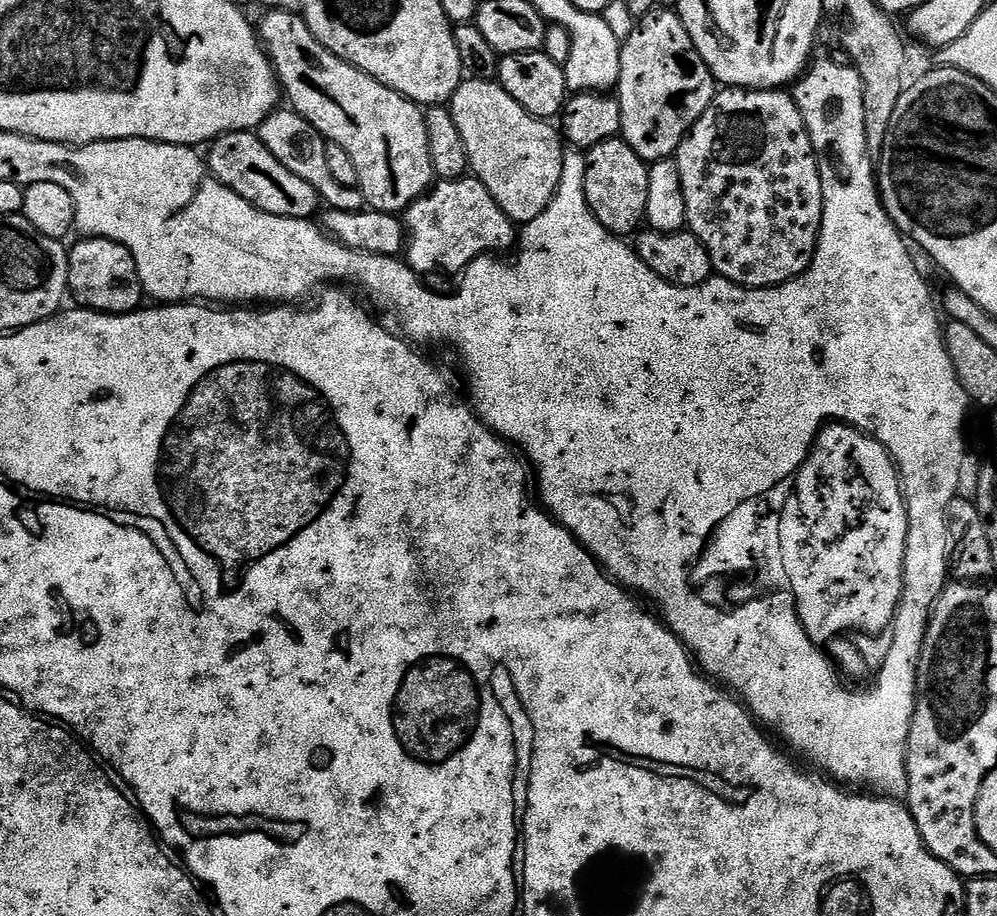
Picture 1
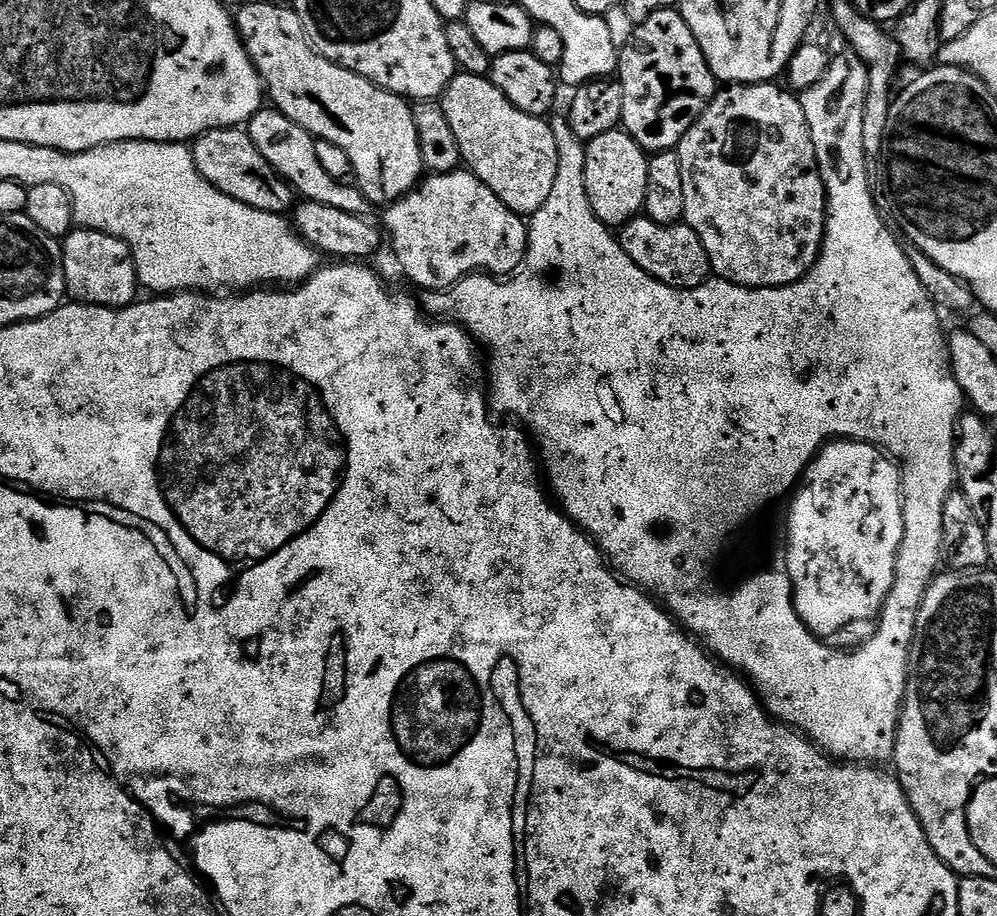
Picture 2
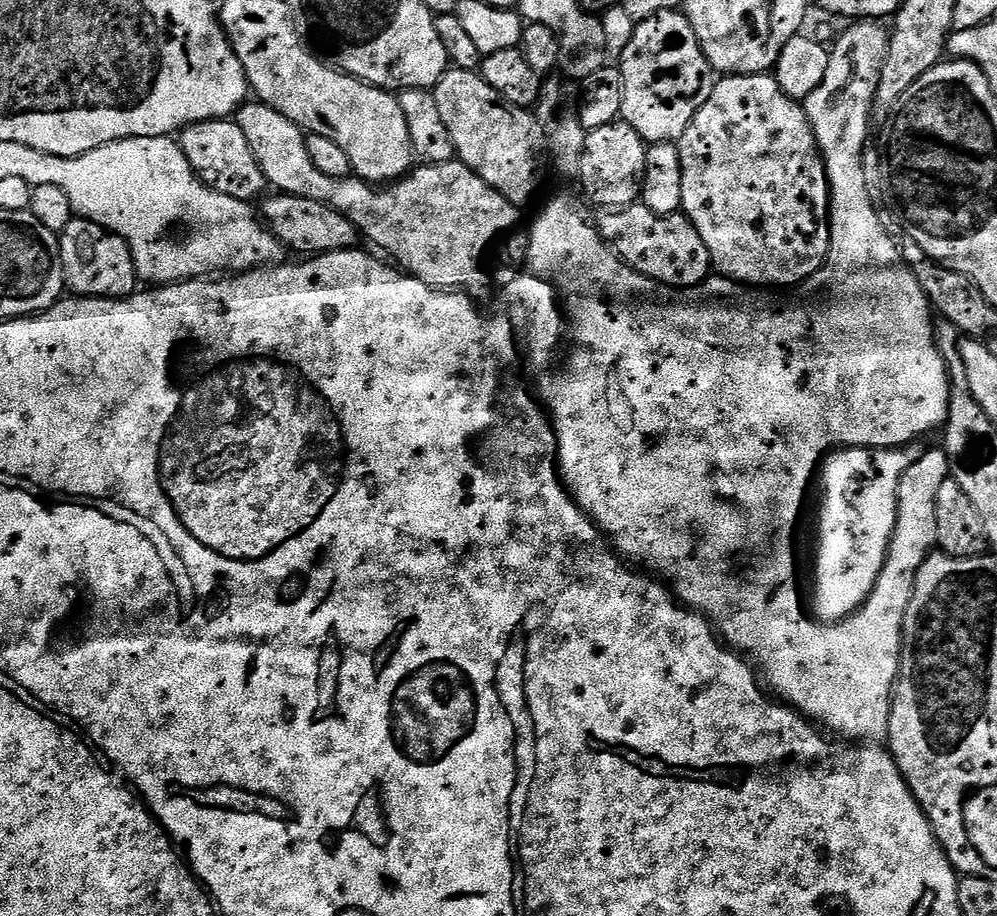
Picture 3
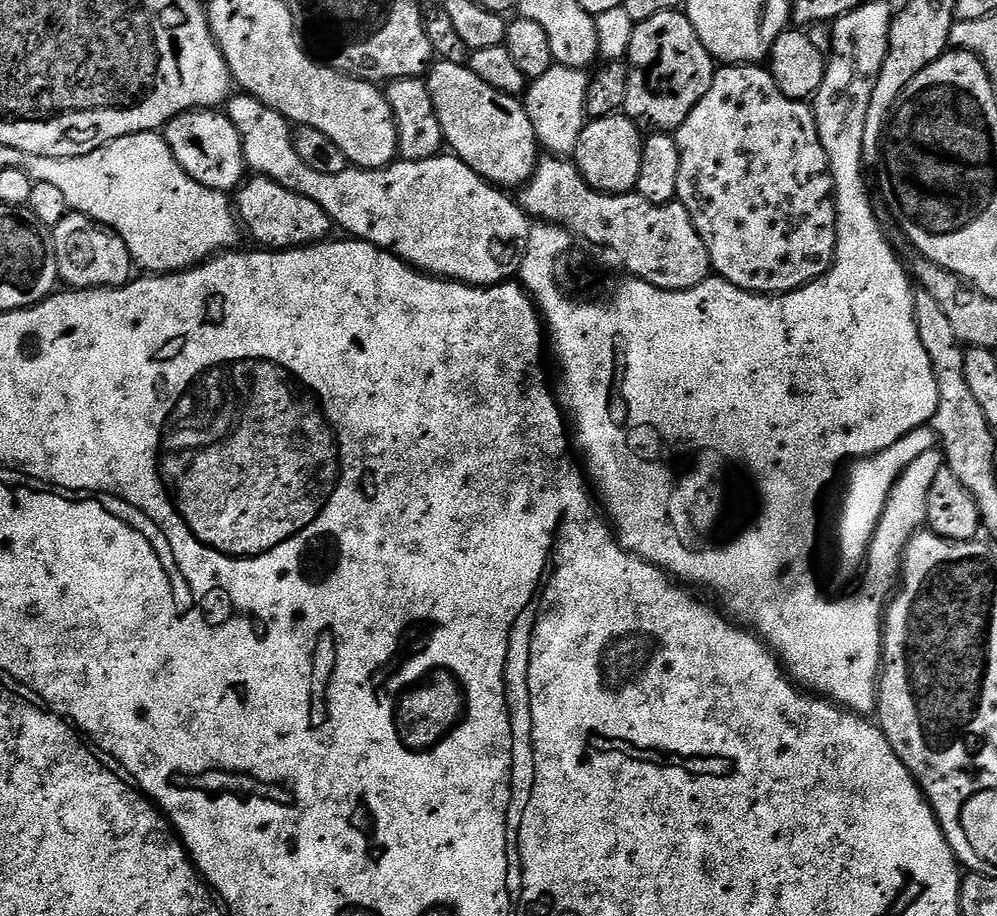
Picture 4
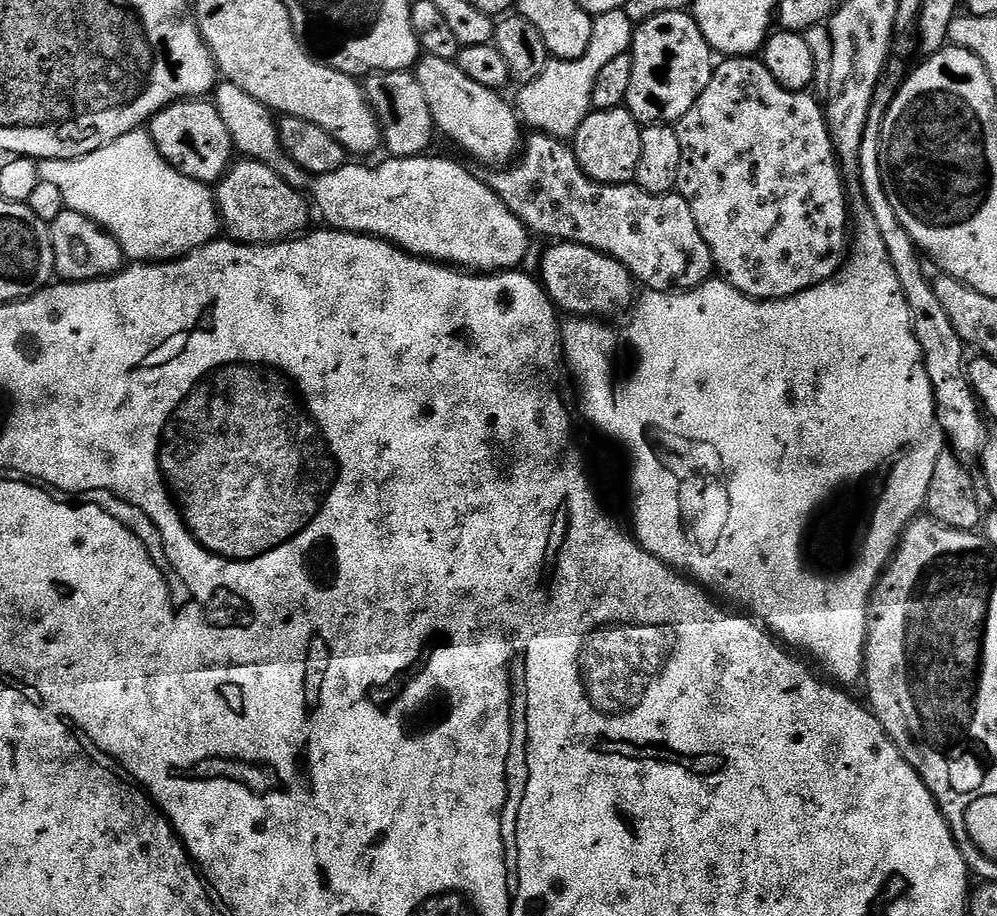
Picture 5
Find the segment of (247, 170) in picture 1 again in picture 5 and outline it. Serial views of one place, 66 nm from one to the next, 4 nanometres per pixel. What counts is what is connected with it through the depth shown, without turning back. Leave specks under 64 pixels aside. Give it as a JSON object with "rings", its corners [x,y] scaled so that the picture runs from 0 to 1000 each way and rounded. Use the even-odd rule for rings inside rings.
{"rings":[[[190,107],[166,115],[157,127],[148,132],[146,143],[168,179],[187,194],[202,197],[204,201],[213,203],[225,193],[234,178],[235,163],[231,146],[216,112],[208,108]]]}

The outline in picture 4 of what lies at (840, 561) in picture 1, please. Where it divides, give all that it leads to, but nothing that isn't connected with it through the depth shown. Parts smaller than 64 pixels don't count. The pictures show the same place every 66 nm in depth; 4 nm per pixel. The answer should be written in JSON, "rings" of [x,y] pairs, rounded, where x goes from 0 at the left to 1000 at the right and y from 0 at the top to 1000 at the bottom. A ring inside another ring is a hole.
{"rings":[[[933,465],[918,467],[897,483],[897,487],[876,492],[876,498],[858,503],[859,520],[855,520],[855,541],[851,541],[851,555],[847,559],[847,611],[851,611],[851,616],[859,616],[859,611],[867,607],[867,594],[871,594],[871,585],[875,585],[875,572],[879,572],[883,555],[890,555],[899,525],[921,500],[938,495],[942,485],[943,475]]]}

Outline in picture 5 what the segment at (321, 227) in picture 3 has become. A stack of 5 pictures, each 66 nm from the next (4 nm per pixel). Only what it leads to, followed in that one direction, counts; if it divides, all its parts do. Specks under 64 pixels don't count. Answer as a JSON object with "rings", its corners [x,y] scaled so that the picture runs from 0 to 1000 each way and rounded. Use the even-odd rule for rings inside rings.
{"rings":[[[238,174],[216,202],[215,213],[224,252],[238,266],[278,266],[310,248],[311,223],[306,211],[288,201],[271,181],[258,175]]]}

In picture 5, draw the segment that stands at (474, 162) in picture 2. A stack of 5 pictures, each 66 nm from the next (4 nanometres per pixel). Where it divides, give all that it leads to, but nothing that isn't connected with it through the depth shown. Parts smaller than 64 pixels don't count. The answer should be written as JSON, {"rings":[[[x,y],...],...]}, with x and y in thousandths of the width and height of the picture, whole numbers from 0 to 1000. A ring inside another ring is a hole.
{"rings":[[[422,60],[416,75],[419,85],[419,94],[427,102],[427,112],[431,116],[431,124],[435,129],[440,147],[450,148],[465,166],[470,166],[477,175],[485,179],[497,179],[493,181],[510,181],[519,174],[524,162],[524,148],[522,153],[522,140],[524,132],[515,115],[505,109],[503,102],[495,96],[483,94],[475,90],[456,68]]]}

